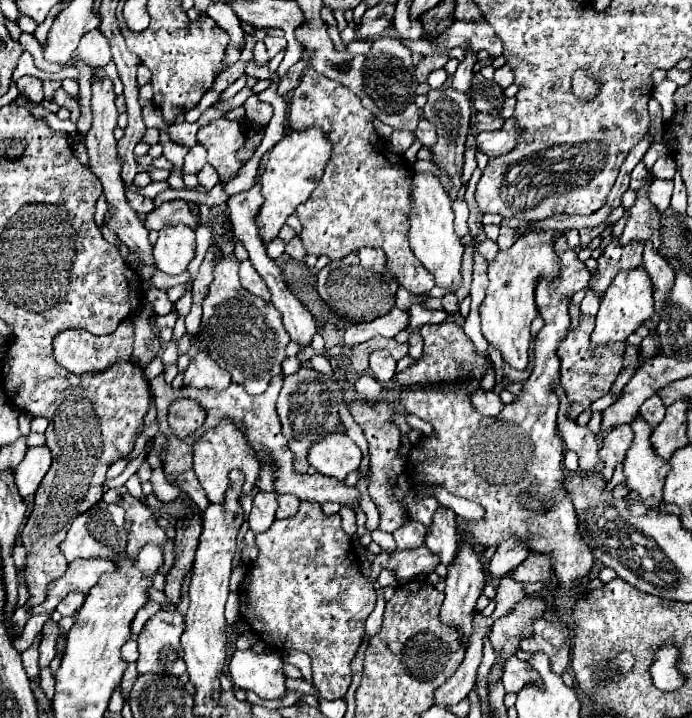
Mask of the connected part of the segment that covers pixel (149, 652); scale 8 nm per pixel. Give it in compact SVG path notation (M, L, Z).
M160 610L152 616L138 636L138 672L146 674L172 674L182 676L186 672L184 650L180 634L184 630L184 616L174 610Z

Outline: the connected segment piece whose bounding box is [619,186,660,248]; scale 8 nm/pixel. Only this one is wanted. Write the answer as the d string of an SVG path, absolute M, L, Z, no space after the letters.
M648 186L638 190L636 202L630 208L630 218L626 222L622 235L619 238L620 244L627 245L634 242L652 242L654 248L660 246L660 212L656 206L648 200Z

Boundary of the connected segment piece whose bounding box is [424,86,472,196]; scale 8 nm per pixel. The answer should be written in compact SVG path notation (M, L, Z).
M434 88L428 92L428 102L424 106L424 118L434 122L436 130L438 130L438 142L430 148L432 154L434 154L434 160L440 168L444 168L450 176L452 176L452 182L454 182L454 190L450 192L452 196L458 194L458 188L462 186L462 180L460 180L460 172L462 172L462 154L464 154L464 140L468 136L468 122L470 122L470 102L466 98L466 94L460 94L458 90L454 88Z

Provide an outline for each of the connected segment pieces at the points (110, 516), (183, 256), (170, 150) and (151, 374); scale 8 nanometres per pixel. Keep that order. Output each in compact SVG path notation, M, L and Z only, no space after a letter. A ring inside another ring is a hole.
M100 500L88 512L82 512L74 518L64 542L60 544L60 552L68 562L76 558L118 558L126 550L126 534L124 534L124 510L118 504L108 504Z
M178 224L166 226L158 234L158 242L154 244L156 266L170 276L182 274L194 258L194 230Z
M160 132L160 144L164 148L164 158L168 158L174 166L182 166L182 160L188 154L190 148L184 146L184 144L174 142L166 132Z
M160 356L155 357L147 366L144 368L144 373L148 378L148 381L163 372L163 360Z

